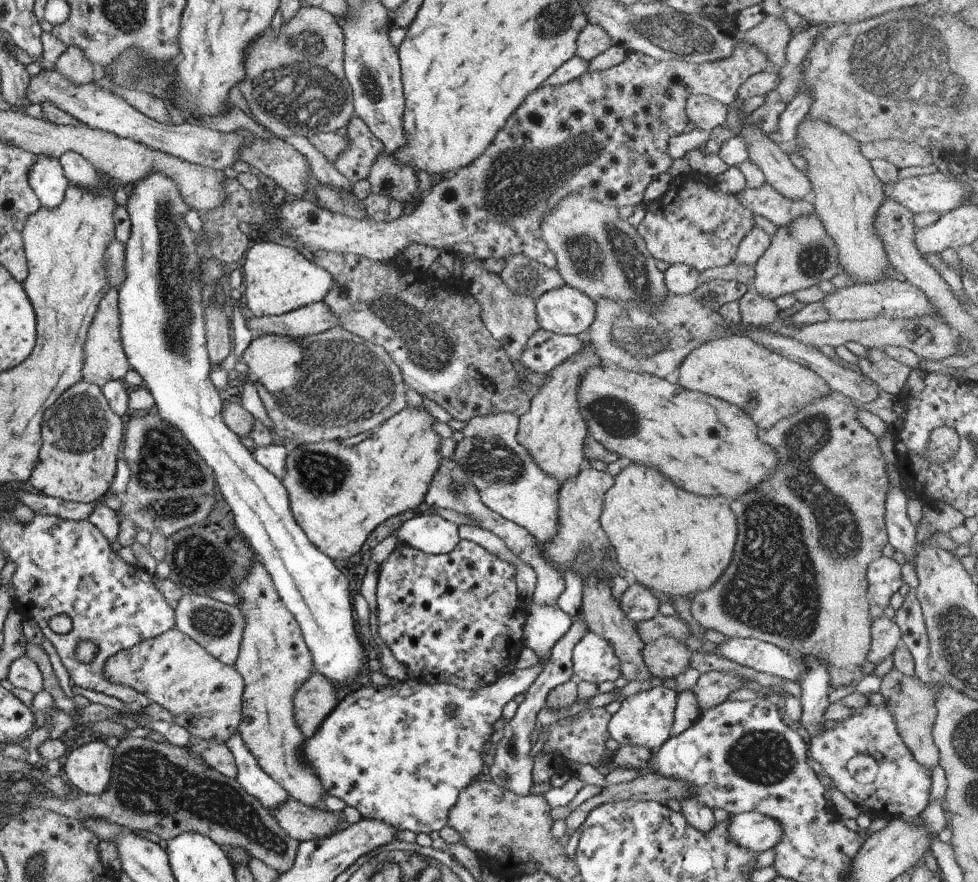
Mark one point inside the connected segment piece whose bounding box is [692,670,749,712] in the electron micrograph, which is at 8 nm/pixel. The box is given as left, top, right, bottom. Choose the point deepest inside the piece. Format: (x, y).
(711, 688)

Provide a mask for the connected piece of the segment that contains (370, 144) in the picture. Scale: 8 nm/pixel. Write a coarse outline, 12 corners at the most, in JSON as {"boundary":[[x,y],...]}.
{"boundary":[[357,116],[332,166],[351,186],[367,178],[383,144]]}

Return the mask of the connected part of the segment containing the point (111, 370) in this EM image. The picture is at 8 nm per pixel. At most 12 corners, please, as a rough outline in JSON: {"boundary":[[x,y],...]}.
{"boundary":[[117,286],[87,329],[81,380],[99,388],[130,369],[120,341]]}

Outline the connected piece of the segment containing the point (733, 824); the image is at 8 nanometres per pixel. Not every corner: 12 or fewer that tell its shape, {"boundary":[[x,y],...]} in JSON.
{"boundary":[[757,812],[729,817],[729,838],[749,852],[773,848],[781,826]]}

